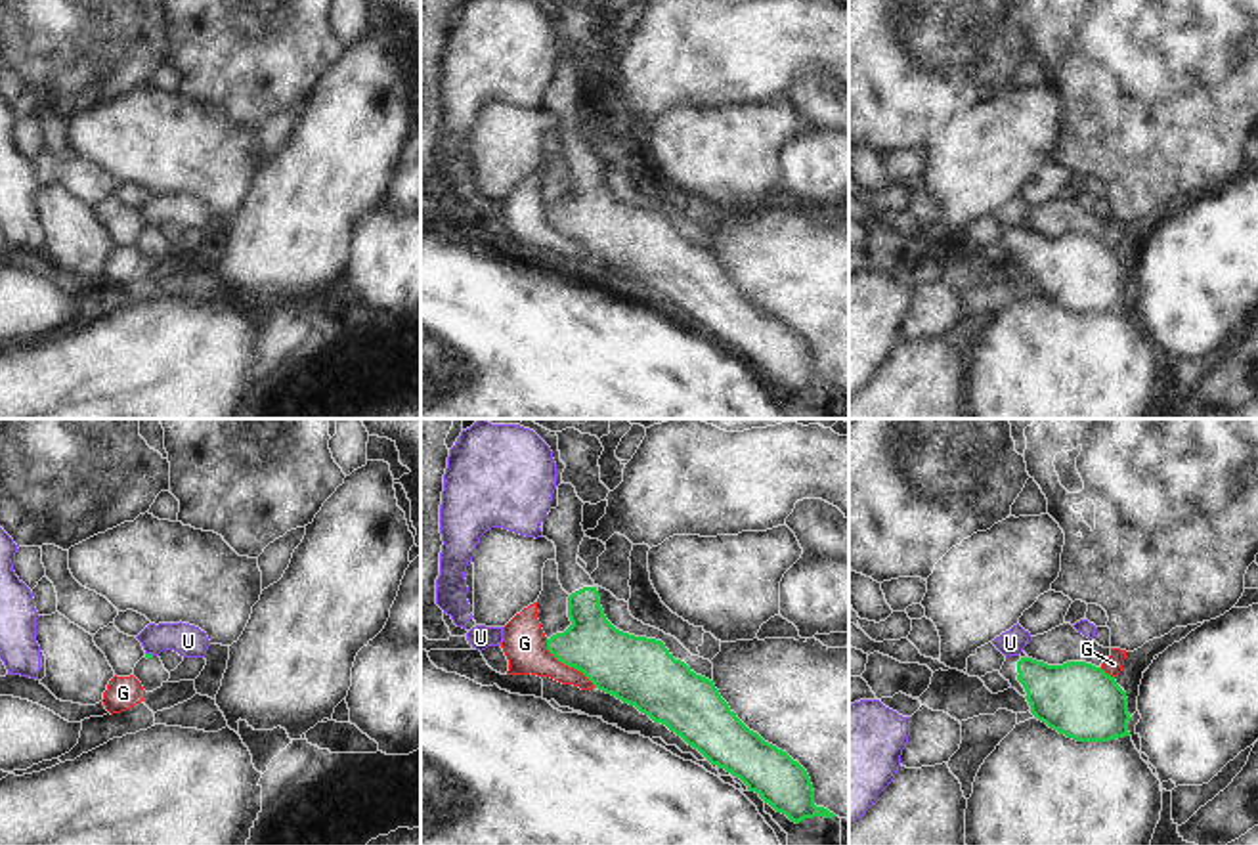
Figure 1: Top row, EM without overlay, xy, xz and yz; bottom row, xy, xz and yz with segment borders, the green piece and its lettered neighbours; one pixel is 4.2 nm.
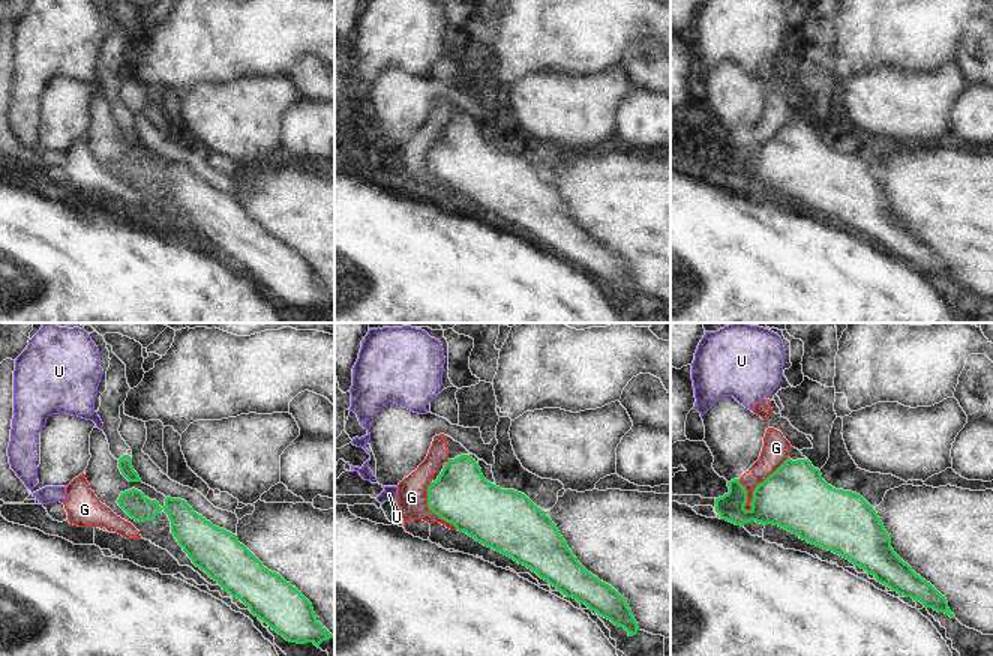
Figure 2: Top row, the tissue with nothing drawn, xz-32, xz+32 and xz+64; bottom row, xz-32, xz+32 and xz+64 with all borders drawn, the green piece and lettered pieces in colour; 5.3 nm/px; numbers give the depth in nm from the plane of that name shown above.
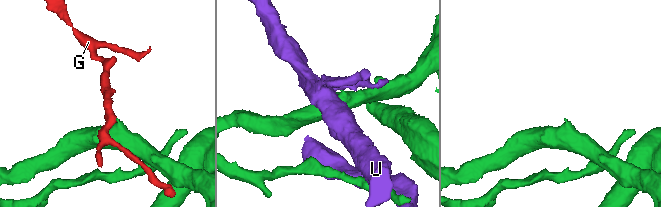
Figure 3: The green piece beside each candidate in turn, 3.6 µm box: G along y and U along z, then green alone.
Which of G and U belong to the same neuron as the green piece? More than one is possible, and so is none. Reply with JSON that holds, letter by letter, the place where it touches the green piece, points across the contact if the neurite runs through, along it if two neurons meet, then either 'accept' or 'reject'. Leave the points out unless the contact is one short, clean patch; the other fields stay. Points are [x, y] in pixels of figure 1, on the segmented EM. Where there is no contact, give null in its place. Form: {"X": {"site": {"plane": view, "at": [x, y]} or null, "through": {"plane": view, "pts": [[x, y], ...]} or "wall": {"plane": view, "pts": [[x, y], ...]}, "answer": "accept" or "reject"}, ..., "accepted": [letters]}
{"G": {"site": {"plane": "xz", "at": [566, 664]}, "answer": "reject"}, "U": {"site": {"plane": "xy", "at": [150, 654]}, "answer": "reject"}, "accepted": []}

